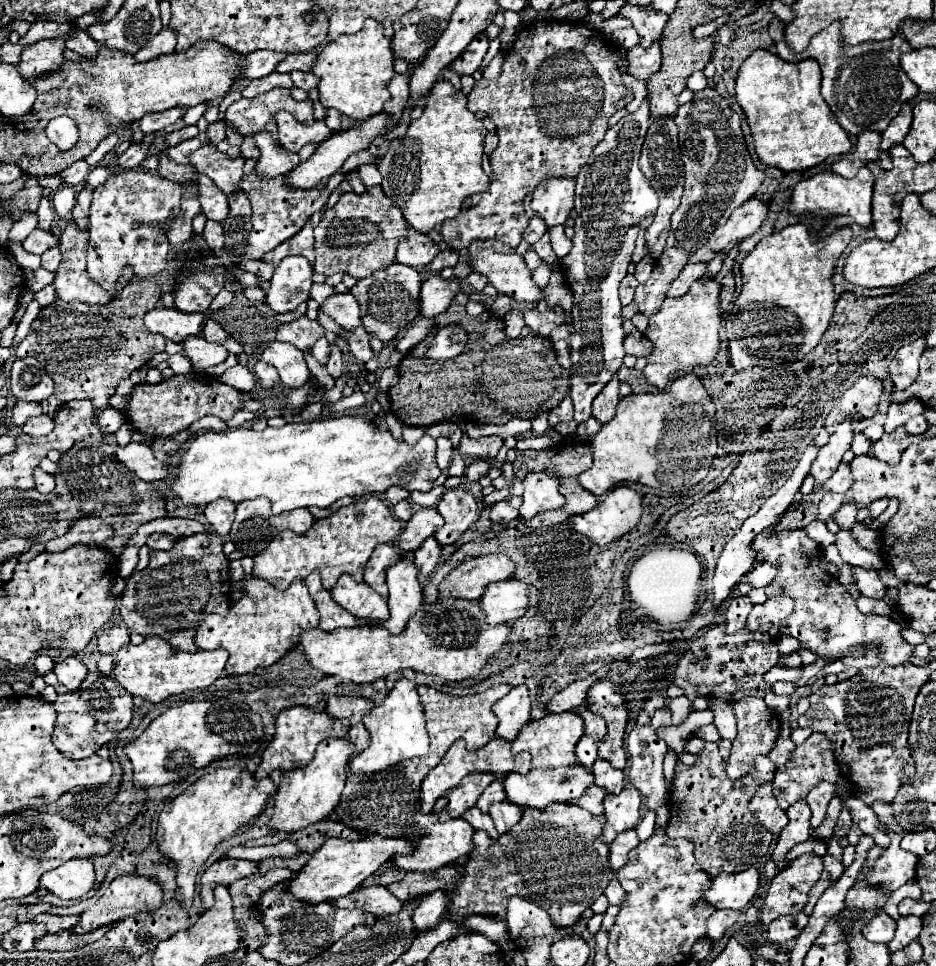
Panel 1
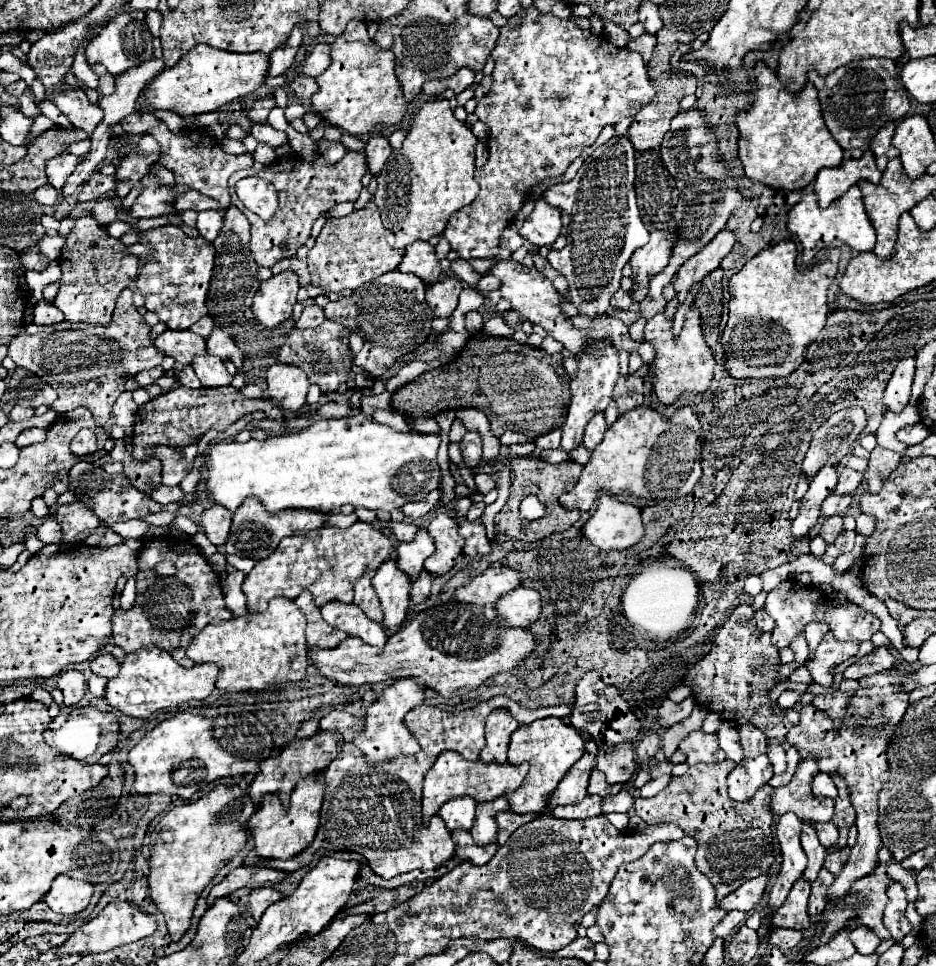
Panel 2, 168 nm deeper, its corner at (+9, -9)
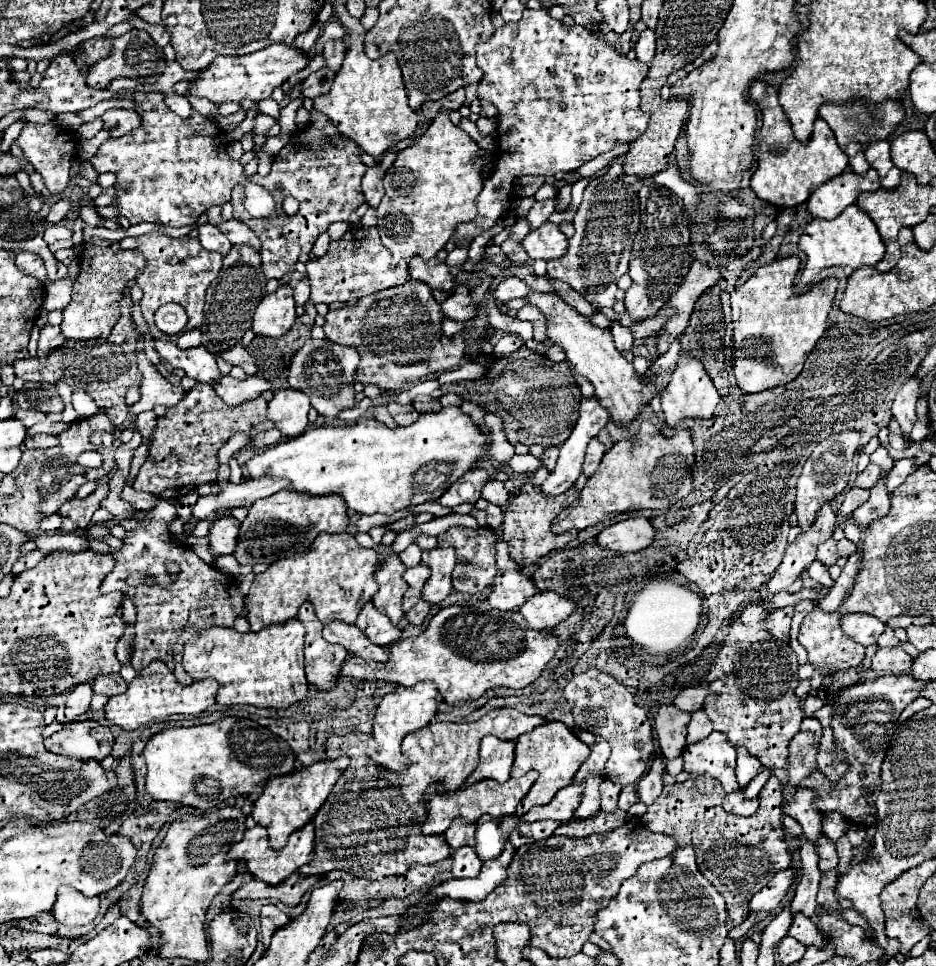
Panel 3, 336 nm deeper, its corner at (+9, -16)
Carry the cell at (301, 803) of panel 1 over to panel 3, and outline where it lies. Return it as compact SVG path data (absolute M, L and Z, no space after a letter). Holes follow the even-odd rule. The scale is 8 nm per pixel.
M312 822L306 824L306 828L300 828L298 832L294 832L294 834L290 836L288 844L286 844L282 850L272 850L272 848L268 846L266 828L262 828L262 826L256 824L254 828L250 828L250 830L244 832L244 838L242 838L238 844L234 844L234 846L230 848L228 860L244 862L246 868L248 868L248 872L250 872L254 878L258 878L258 880L262 880L262 882L266 882L266 884L270 884L270 886L276 886L276 884L284 882L290 874L294 874L300 866L308 864L308 862L310 862L310 856L312 856L312 850L314 850L314 826L312 826Z

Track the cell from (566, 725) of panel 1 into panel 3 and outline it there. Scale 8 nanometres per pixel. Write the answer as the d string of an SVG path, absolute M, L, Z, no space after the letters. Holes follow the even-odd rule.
M548 722L538 726L532 732L522 734L516 740L516 756L514 756L514 764L512 768L532 768L532 770L540 770L538 780L534 782L534 786L530 788L530 792L524 796L522 804L518 804L518 816L526 814L532 806L544 806L548 804L556 792L566 786L560 782L572 782L574 780L574 772L580 768L582 760L586 760L586 756L590 754L590 748L586 748L586 744L582 744L582 740L578 740L578 736L568 730L564 724L560 722Z

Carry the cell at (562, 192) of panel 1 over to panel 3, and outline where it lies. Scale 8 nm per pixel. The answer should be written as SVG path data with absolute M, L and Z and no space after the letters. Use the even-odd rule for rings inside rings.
M544 222L540 228L532 230L524 238L522 246L532 260L536 260L536 258L556 260L556 258L562 258L566 254L568 238L564 236L564 232L556 224Z

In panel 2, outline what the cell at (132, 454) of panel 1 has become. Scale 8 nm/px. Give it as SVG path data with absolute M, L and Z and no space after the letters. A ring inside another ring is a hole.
M156 485L152 491L150 491L150 497L162 505L166 503L172 503L172 501L182 501L182 503L190 503L194 499L192 493L184 495L178 487L168 487L168 485Z

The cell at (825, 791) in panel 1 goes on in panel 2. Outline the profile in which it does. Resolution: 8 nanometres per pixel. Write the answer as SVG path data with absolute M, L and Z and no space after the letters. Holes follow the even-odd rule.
M810 821L802 823L802 849L808 855L808 865L806 865L804 877L808 877L808 881L814 881L814 877L818 875L818 869L824 865L826 849L818 841L816 831L814 831L814 827L812 827Z

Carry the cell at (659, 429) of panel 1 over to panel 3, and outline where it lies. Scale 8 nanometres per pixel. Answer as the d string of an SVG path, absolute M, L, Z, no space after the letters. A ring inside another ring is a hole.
M642 422L634 440L616 442L602 458L598 470L588 478L580 498L552 522L552 528L566 532L568 528L588 528L600 522L600 514L622 514L634 510L668 508L686 498L692 490L694 446L688 430L680 430L672 438L664 438L650 422Z

